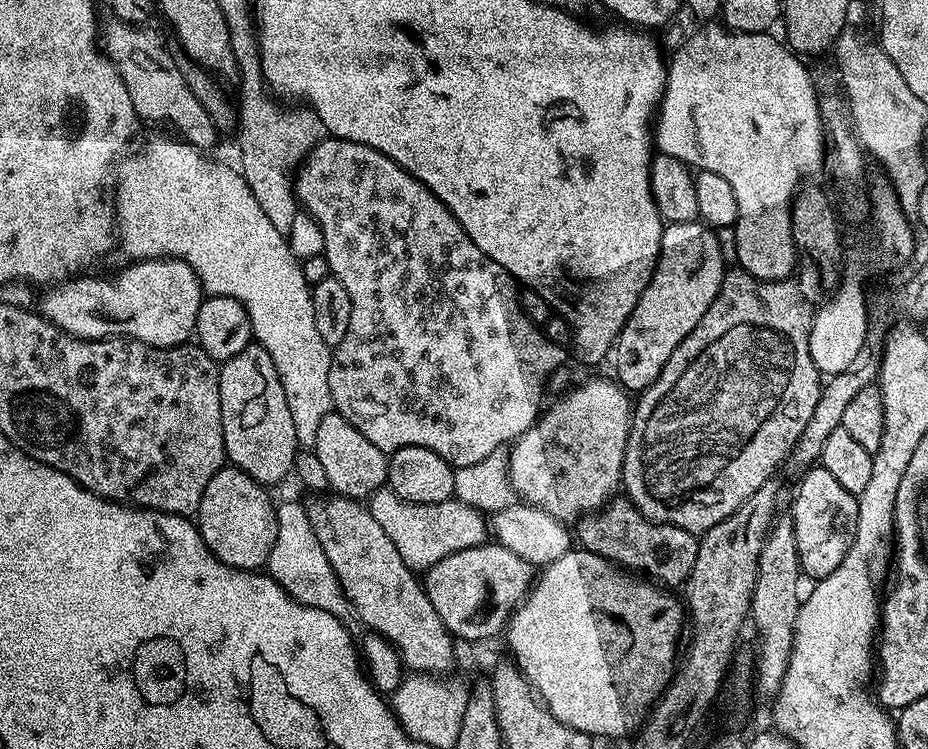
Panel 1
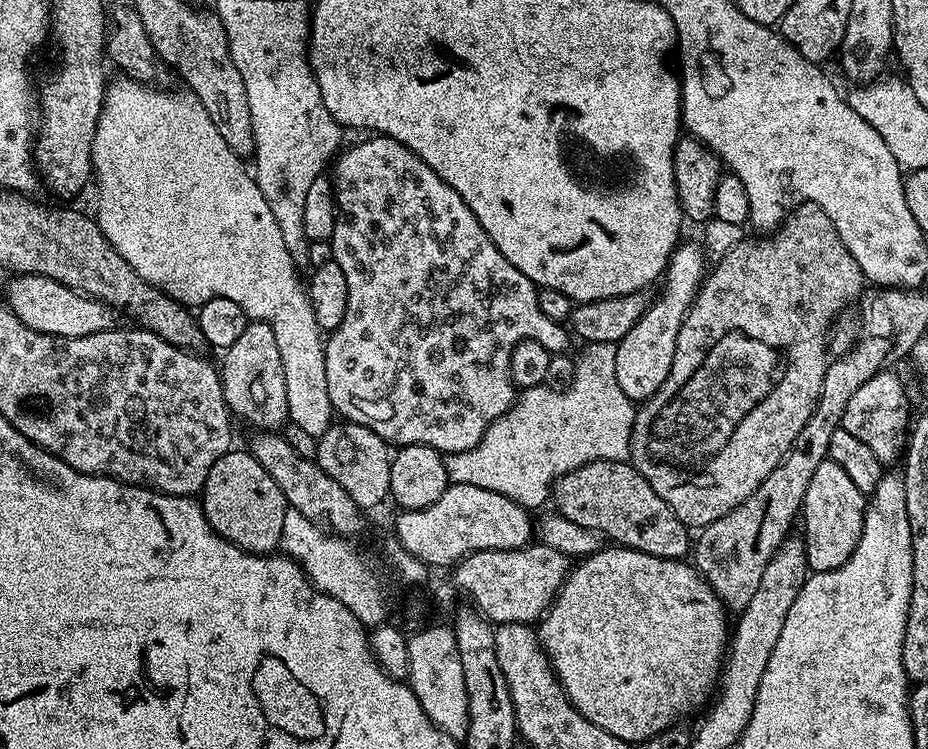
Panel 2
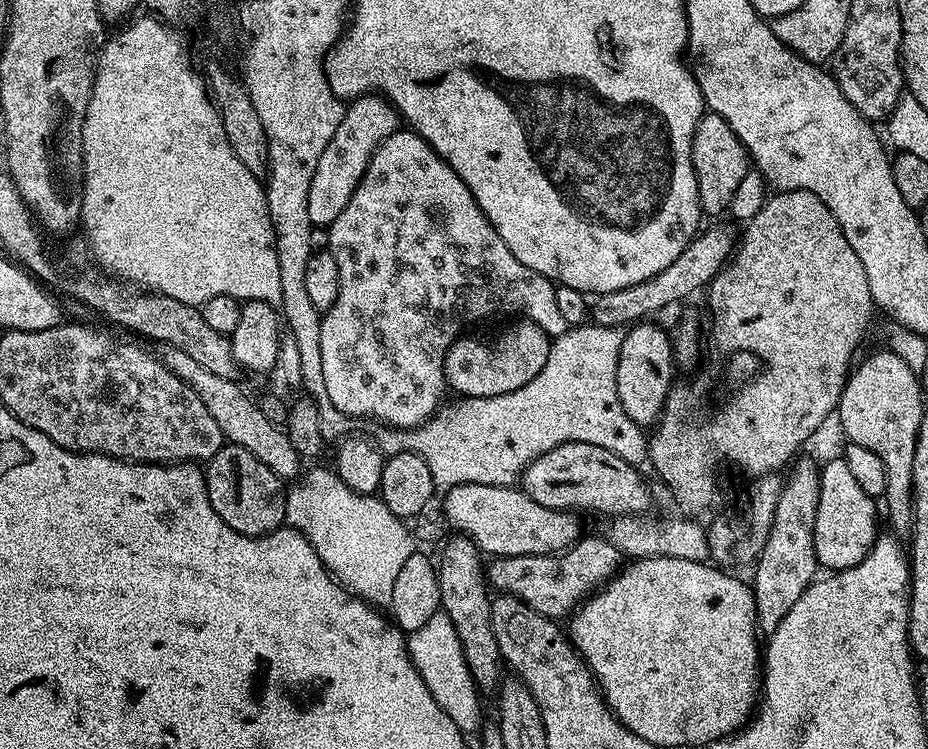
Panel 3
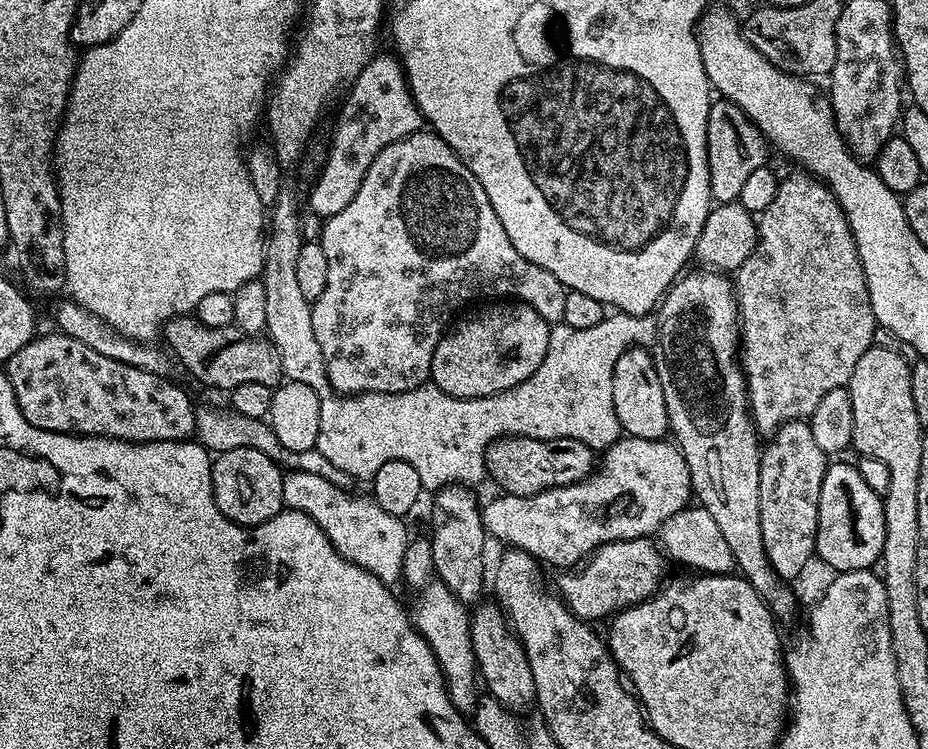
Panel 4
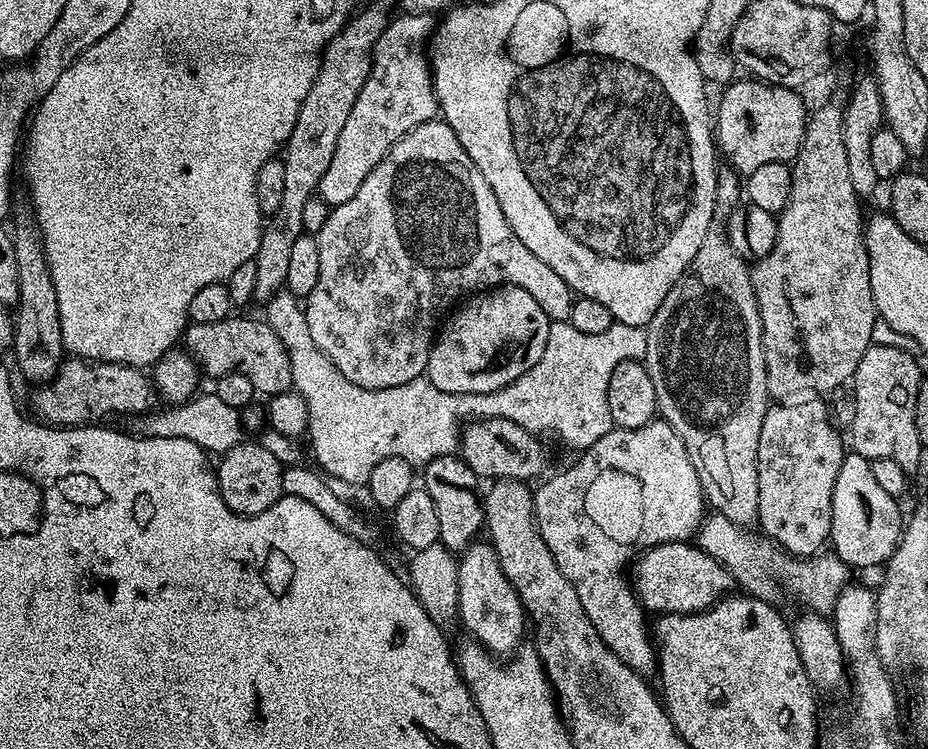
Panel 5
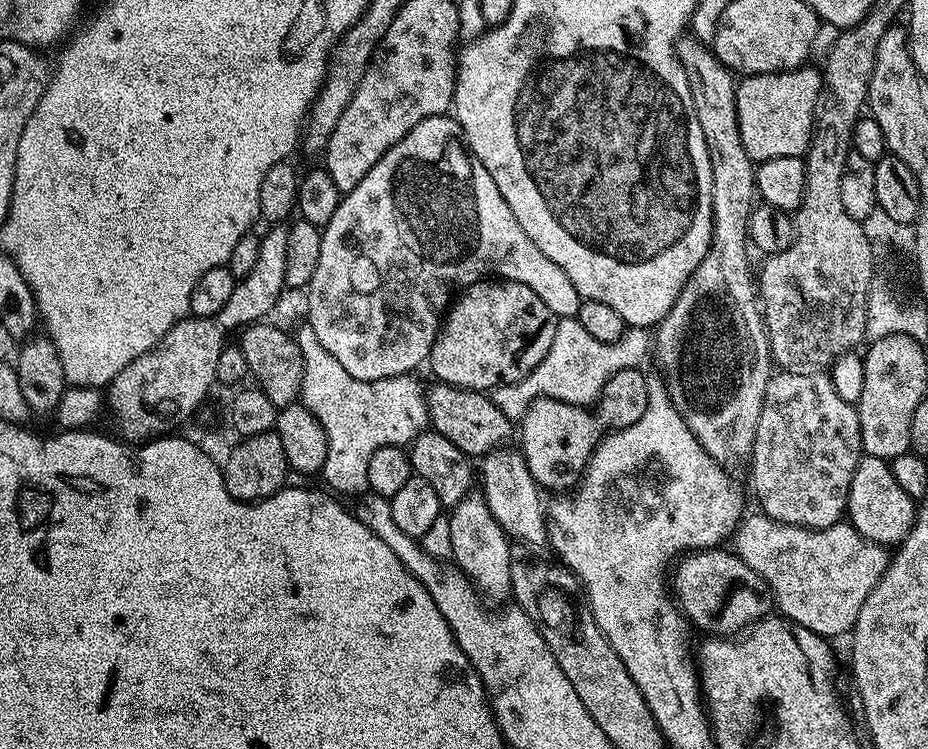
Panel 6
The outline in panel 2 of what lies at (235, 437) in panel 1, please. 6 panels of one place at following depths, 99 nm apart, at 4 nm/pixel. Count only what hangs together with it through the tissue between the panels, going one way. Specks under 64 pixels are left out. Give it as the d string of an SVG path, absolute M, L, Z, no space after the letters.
M261 320L251 321L234 346L223 349L224 365L219 365L220 380L224 384L224 400L229 413L237 421L245 420L252 430L280 430L289 423L286 406L286 374L282 370L282 354L278 354L278 341L274 339L274 330Z

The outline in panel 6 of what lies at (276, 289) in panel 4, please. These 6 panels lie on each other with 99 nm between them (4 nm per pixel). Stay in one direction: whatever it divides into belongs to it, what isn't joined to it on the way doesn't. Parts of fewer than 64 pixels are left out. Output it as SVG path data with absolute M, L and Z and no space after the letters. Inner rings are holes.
M575 318L557 319L554 339L550 342L550 350L522 378L513 384L506 384L502 388L495 389L491 393L492 401L506 414L509 420L519 422L523 420L526 410L538 398L554 398L567 404L579 404L581 406L595 405L599 400L606 382L614 378L622 370L631 368L643 369L644 363L649 363L650 357L654 352L654 340L650 335L649 329L632 328L632 344L628 338L621 338L611 344L610 342L598 342L582 326L582 322ZM301 323L301 328L295 329L294 335L298 342L298 350L302 350L302 390L299 403L307 407L321 423L326 432L326 442L329 443L322 477L324 476L325 482L329 484L327 487L333 493L341 497L355 498L369 491L368 471L370 457L374 454L374 450L382 446L399 448L411 445L412 441L429 427L425 385L420 385L415 380L417 377L412 374L385 380L359 380L346 374L346 369L338 363L338 358L334 358L334 354L330 354L330 350L326 350L326 346L318 342L318 334L314 334L314 330L308 323Z

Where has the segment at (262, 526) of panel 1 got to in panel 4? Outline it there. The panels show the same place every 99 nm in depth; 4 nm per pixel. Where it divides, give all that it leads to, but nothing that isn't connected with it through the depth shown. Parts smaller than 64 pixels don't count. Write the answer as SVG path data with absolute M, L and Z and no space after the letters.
M252 448L226 450L219 453L212 461L212 500L218 510L227 520L241 524L243 528L253 528L270 518L277 516L284 508L282 486L285 473L274 461L262 454L262 451Z

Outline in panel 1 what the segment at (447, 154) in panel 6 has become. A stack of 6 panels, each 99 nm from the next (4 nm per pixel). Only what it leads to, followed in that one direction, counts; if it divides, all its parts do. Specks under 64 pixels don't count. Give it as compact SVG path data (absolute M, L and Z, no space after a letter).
M335 138L321 139L295 173L294 187L303 211L313 216L322 230L323 256L331 275L340 280L342 286L346 286L346 294L350 294L350 330L346 330L346 338L333 349L330 366L330 392L335 411L342 413L383 452L391 454L406 445L418 445L432 450L455 469L474 465L503 447L502 444L507 445L521 436L542 411L540 399L544 396L544 379L570 356L570 352L565 345L548 340L537 325L528 321L520 310L517 285L507 270L474 246L458 218L454 218L452 211L421 180L414 179L386 154L365 144Z

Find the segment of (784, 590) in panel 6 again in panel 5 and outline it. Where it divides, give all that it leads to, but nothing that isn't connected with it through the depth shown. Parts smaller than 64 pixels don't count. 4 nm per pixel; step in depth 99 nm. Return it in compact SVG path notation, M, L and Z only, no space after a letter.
M719 514L705 515L696 529L694 543L710 558L721 560L730 570L733 581L740 584L745 593L757 600L775 601L776 595L785 588L792 596L801 600L805 609L828 614L836 607L843 588L849 587L849 565L834 554L816 554L811 558L797 558L781 550L773 541L765 538L759 531L748 532L745 525L730 522L730 518Z

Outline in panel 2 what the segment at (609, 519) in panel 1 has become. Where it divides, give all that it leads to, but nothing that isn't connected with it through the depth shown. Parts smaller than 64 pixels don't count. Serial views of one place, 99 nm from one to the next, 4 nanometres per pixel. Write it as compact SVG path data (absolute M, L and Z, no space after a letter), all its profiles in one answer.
M595 460L589 464L584 464L573 472L566 472L562 476L556 477L550 493L551 499L556 500L555 511L561 516L570 518L570 522L578 522L578 526L586 526L590 530L599 532L601 536L607 538L613 545L633 548L646 554L654 554L658 558L670 558L679 560L687 557L690 552L690 529L654 494L654 486L642 478L642 474L633 468L631 463L623 460Z

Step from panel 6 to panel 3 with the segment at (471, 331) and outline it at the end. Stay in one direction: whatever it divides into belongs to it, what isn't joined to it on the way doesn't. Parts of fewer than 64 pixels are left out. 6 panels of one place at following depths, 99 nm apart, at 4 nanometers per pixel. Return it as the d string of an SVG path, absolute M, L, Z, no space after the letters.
M517 319L517 324L509 326L505 332L497 334L493 340L475 340L469 334L461 335L448 348L444 359L444 382L452 388L460 398L490 398L498 394L510 394L510 390L518 390L518 386L526 386L542 366L546 366L546 354L550 354L552 340L539 328L533 320Z

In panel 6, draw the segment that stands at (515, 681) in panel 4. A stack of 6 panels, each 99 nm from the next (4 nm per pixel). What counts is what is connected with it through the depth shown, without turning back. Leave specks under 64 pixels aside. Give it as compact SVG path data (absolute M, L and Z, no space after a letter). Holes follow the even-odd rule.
M479 491L469 492L462 502L451 509L448 516L450 522L451 559L461 572L476 585L476 591L485 601L507 601L512 594L512 562L514 553L510 537L504 533L502 526L490 514L490 506L486 506L483 495ZM509 544L509 545L508 545Z

